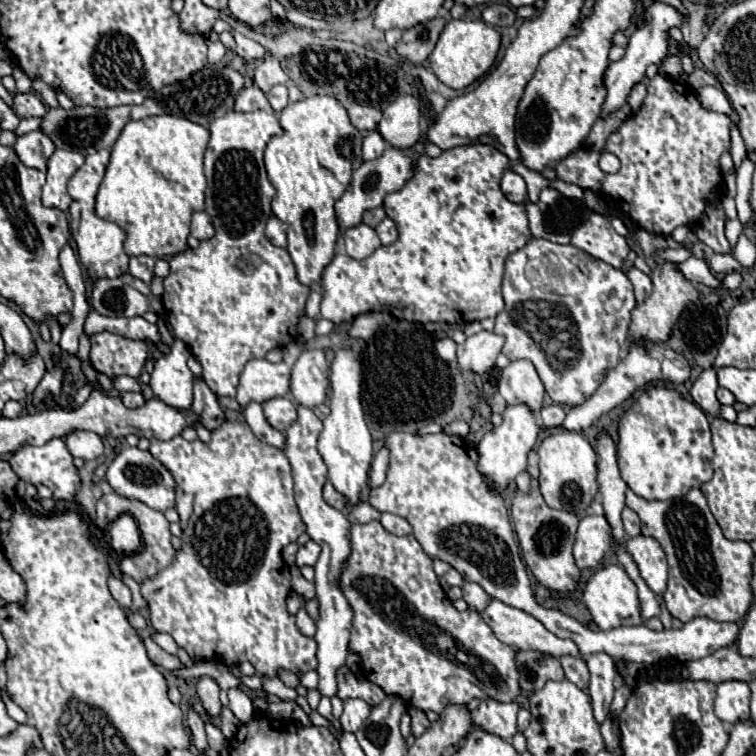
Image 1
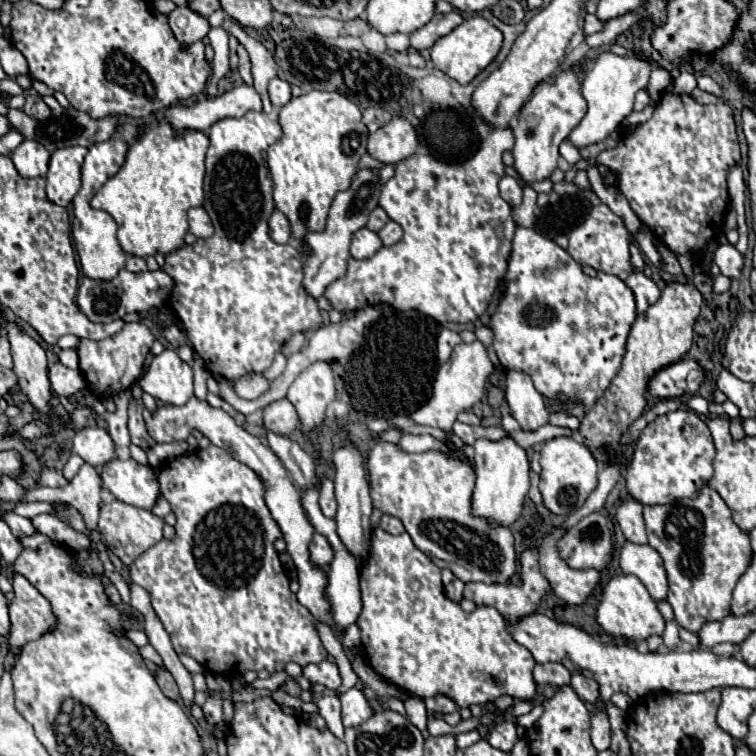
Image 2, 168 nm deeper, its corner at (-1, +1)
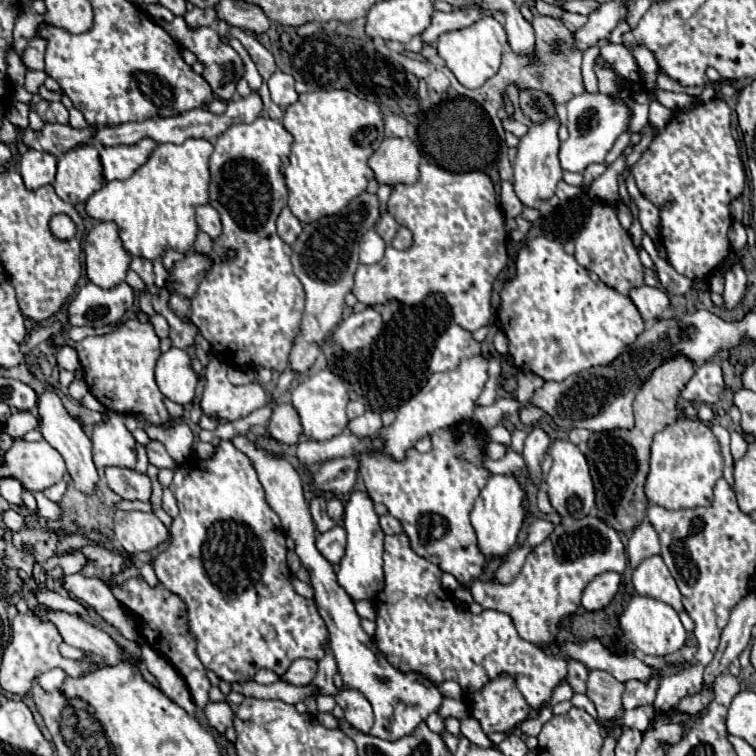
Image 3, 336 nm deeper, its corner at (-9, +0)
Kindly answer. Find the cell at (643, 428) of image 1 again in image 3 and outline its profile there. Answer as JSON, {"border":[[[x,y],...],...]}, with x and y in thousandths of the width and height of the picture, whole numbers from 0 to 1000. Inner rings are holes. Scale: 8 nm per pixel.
{"border":[[[897,554],[884,567],[865,575],[860,626],[854,631],[854,657],[881,673],[913,673],[942,665],[944,639],[955,631],[958,607],[942,567],[926,554]]]}

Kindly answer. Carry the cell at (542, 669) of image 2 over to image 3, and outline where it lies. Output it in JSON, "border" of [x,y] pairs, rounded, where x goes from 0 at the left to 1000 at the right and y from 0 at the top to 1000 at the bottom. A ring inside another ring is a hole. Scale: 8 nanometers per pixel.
{"border":[[[751,874],[749,901],[759,911],[759,917],[772,917],[775,914],[775,898],[778,898],[778,888],[772,885],[772,880],[767,880],[765,874]]]}

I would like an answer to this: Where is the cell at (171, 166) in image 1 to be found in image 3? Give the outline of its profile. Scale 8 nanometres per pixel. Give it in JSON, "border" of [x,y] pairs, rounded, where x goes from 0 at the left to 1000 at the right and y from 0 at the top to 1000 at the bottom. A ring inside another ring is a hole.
{"border":[[[249,184],[241,192],[214,189],[172,237],[146,239],[114,266],[114,282],[130,292],[151,292],[164,329],[175,340],[214,343],[220,329],[249,335],[262,300],[257,276],[275,269],[275,210],[283,194],[272,184]]]}

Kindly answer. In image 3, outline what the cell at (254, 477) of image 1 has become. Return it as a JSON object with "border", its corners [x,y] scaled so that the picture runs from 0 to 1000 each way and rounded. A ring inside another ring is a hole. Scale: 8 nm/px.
{"border":[[[291,583],[291,589],[286,591],[286,599],[280,602],[280,607],[272,607],[272,610],[262,607],[262,610],[249,610],[249,612],[238,615],[233,620],[233,626],[230,626],[230,636],[225,642],[225,649],[230,652],[230,657],[235,663],[238,681],[233,684],[233,692],[225,697],[225,708],[228,708],[225,724],[212,729],[201,739],[201,750],[204,750],[206,763],[214,771],[214,776],[220,782],[235,787],[241,792],[241,798],[246,800],[246,811],[243,811],[246,829],[249,829],[249,837],[259,848],[259,866],[265,869],[270,882],[280,885],[296,901],[320,903],[320,901],[336,898],[339,888],[344,888],[344,885],[357,885],[365,893],[376,893],[381,888],[381,882],[386,880],[386,874],[392,874],[397,869],[423,874],[429,869],[429,864],[431,864],[429,853],[434,851],[434,832],[431,832],[426,816],[421,813],[421,806],[418,806],[415,795],[397,790],[386,776],[386,758],[384,758],[381,745],[378,745],[378,708],[376,708],[376,702],[370,697],[368,681],[349,663],[349,647],[347,647],[347,642],[341,636],[341,628],[339,628],[333,612],[328,610],[328,604],[320,597],[315,597],[304,583]]]}

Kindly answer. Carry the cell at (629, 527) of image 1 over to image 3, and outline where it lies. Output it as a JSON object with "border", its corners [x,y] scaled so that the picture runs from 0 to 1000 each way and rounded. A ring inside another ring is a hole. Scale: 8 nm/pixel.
{"border":[[[852,687],[836,705],[831,716],[831,742],[833,747],[844,747],[852,737],[862,737],[873,731],[873,718],[870,718],[870,705],[862,700],[862,692]]]}

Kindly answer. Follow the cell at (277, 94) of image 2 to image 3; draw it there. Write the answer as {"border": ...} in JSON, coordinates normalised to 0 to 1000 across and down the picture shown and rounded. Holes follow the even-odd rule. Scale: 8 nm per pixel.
{"border":[[[365,94],[357,104],[354,104],[354,115],[360,123],[360,134],[370,142],[378,144],[381,139],[394,134],[394,123],[389,120],[389,104],[373,94]]]}

